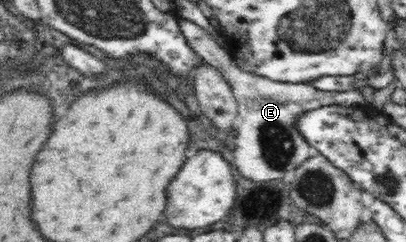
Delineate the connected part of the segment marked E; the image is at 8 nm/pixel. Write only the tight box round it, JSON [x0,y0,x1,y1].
[176,17,365,181]

